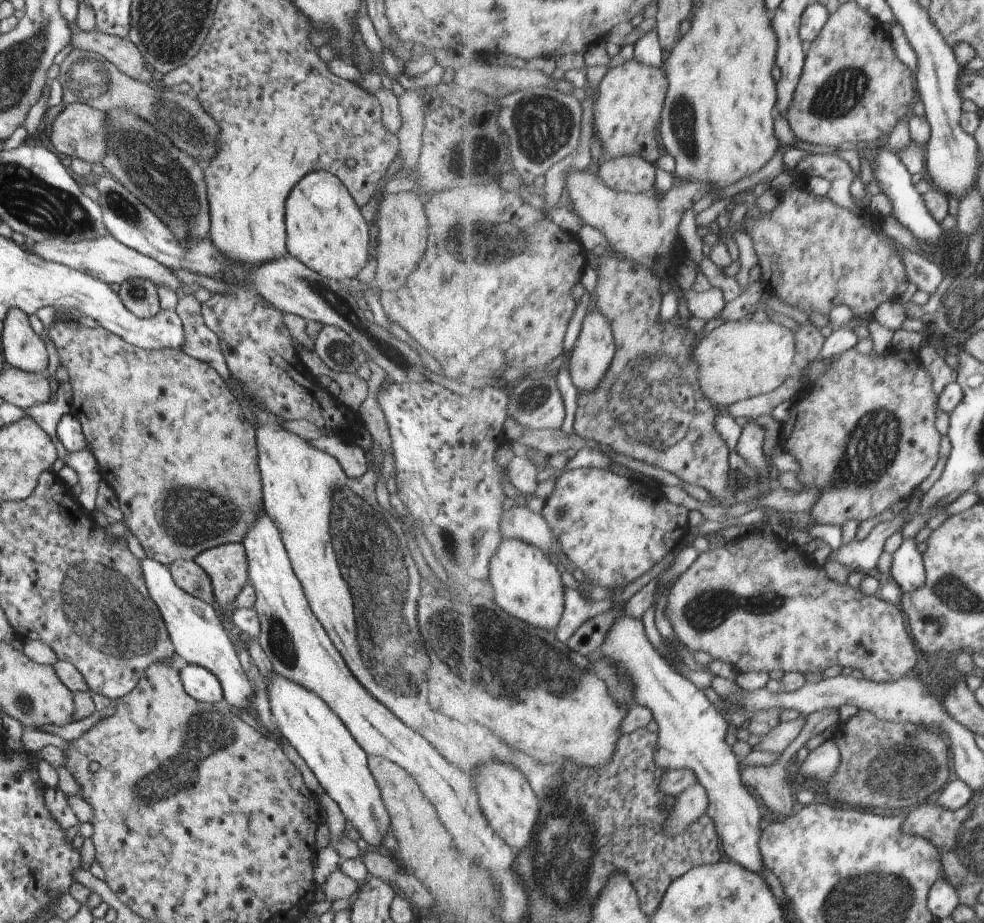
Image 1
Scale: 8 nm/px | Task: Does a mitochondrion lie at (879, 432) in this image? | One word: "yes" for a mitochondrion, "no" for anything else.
yes

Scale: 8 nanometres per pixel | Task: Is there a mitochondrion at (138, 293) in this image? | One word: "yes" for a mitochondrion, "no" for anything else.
yes

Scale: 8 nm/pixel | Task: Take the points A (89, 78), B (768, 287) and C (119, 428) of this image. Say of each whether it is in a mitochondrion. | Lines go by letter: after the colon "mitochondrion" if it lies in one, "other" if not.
A: mitochondrion
B: other
C: other

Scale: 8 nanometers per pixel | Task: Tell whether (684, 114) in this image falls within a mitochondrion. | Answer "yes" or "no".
yes

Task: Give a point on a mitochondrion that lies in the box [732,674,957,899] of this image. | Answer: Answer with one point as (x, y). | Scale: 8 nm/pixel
(910, 769)

